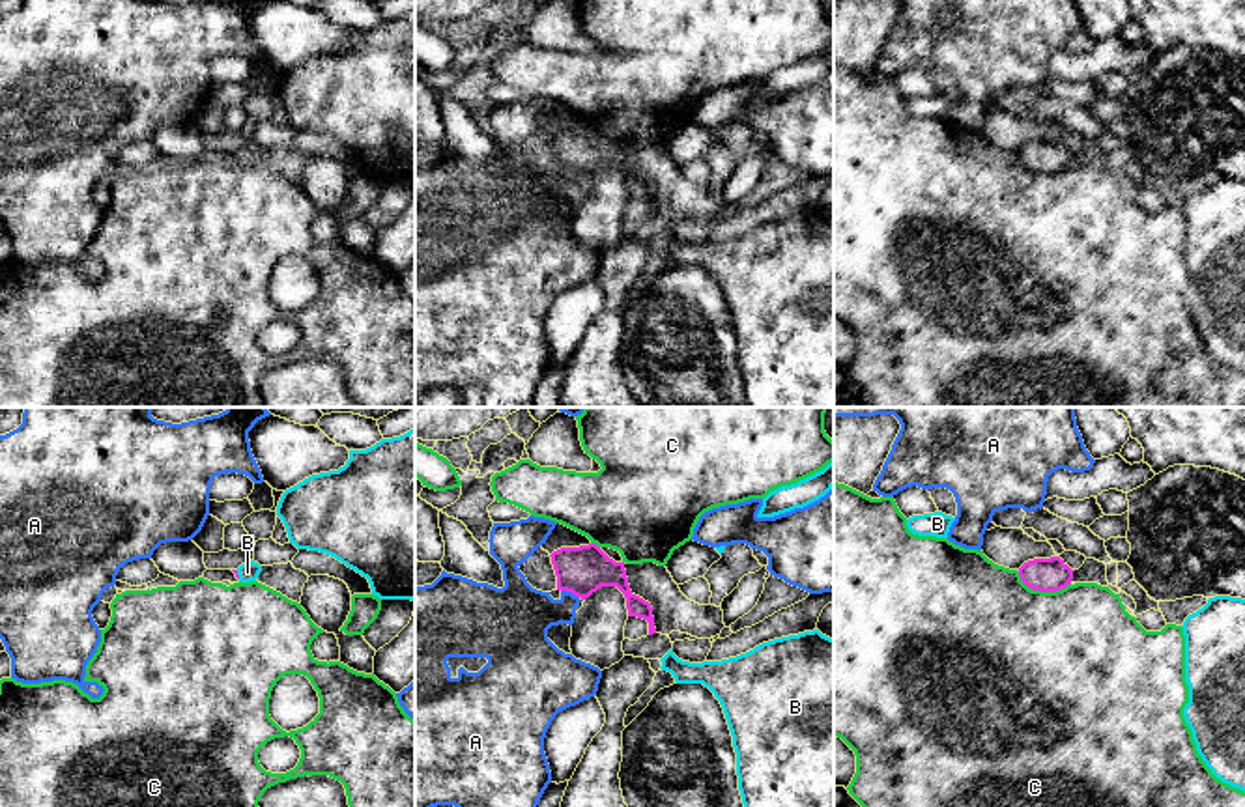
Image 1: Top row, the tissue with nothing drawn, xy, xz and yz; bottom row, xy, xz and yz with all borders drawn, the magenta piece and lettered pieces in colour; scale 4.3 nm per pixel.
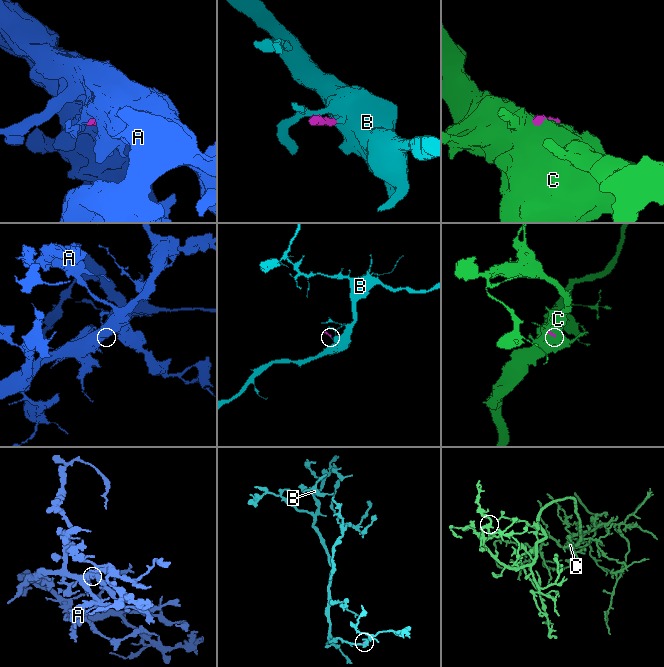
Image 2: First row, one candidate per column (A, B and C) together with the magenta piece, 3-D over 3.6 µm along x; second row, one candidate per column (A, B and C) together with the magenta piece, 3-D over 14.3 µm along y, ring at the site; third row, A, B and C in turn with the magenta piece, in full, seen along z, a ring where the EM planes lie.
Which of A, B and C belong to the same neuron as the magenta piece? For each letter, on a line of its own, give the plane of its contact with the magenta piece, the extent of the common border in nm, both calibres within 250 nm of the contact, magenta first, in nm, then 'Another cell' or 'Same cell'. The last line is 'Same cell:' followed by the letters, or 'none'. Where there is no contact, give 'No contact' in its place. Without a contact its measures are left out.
A: Touches magenta in xz. Shared border 90 nm. Thickness 220 nm (magenta) against 280 nm. Another cell
B: Touches magenta in xy. Shared border 40 nm. Thickness 20 nm (magenta) against 90 nm. Same cell
C: Touches magenta in yz. Shared border 240 nm. Thickness 140 nm (magenta) against 500 nm. Another cell
Same cell: B

